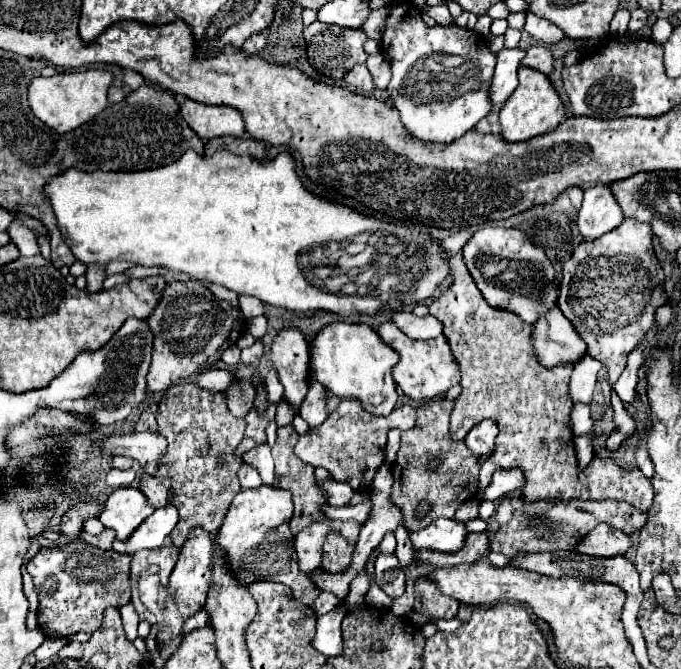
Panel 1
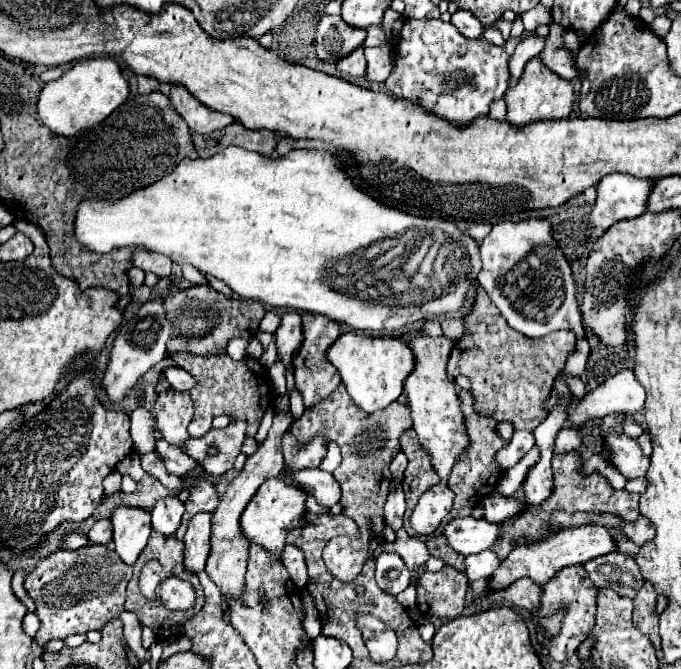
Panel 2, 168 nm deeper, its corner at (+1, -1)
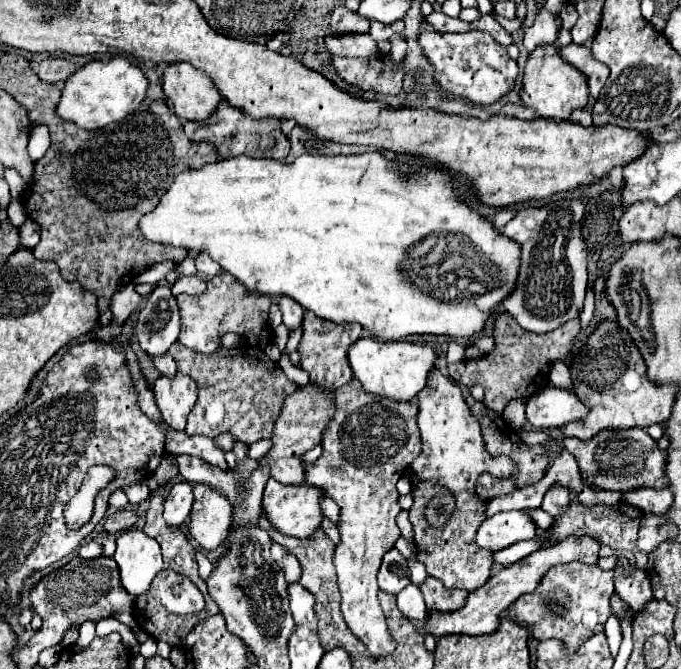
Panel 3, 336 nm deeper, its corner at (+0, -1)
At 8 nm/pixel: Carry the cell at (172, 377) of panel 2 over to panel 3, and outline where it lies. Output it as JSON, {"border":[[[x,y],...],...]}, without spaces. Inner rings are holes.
{"border":[[[163,353],[163,355],[155,357],[153,363],[155,363],[155,367],[157,367],[157,371],[161,375],[175,375],[177,373],[177,365],[175,365],[175,361],[173,361],[173,357],[169,353]]]}

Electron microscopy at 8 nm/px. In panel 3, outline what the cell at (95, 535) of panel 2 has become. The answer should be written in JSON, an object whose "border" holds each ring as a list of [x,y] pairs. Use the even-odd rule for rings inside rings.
{"border":[[[127,509],[117,511],[115,515],[109,515],[105,519],[105,531],[111,533],[111,535],[115,535],[115,533],[121,533],[121,531],[133,529],[135,523],[137,523],[137,519],[139,519],[137,511],[127,511]]]}

